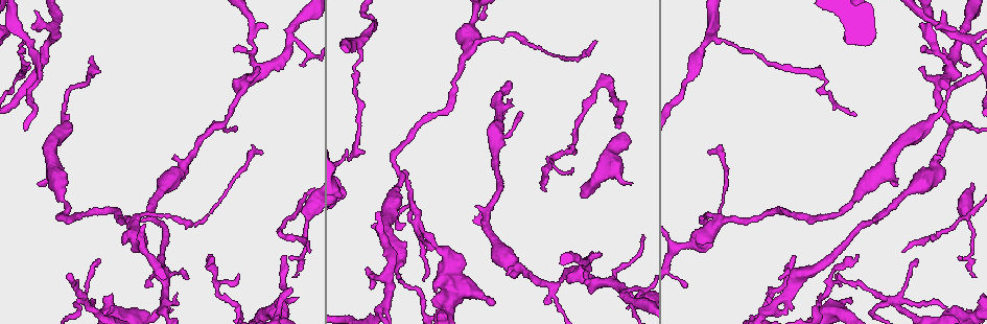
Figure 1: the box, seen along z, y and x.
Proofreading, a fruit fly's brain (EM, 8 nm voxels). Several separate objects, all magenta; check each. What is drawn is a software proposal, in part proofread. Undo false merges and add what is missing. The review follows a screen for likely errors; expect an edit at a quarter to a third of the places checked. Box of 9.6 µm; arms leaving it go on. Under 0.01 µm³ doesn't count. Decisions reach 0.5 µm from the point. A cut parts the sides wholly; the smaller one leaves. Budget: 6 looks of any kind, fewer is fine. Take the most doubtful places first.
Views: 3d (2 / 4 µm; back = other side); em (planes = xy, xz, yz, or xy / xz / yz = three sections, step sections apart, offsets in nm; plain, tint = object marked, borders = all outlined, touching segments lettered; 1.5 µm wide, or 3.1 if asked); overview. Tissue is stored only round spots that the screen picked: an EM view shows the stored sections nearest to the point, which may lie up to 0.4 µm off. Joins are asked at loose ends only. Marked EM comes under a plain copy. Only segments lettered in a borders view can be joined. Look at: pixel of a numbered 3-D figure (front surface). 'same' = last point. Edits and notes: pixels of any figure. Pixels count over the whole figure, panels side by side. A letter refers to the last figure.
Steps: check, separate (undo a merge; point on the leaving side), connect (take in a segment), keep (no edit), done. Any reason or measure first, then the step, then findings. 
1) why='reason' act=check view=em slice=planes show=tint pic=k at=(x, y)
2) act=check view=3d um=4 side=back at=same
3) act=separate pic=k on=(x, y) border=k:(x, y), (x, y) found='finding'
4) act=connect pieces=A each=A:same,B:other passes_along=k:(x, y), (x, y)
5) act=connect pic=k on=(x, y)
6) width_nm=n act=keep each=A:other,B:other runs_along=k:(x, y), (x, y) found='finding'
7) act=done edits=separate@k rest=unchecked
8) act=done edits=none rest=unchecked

why='an open end' act=check view=3d um=4 pic=1 at=(856, 255)

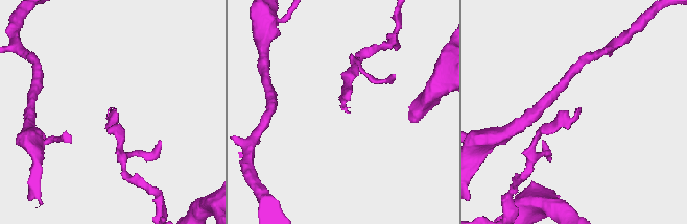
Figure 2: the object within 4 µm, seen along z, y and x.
act=check view=em slice=planes show=borders pic=2 at=(577, 108)

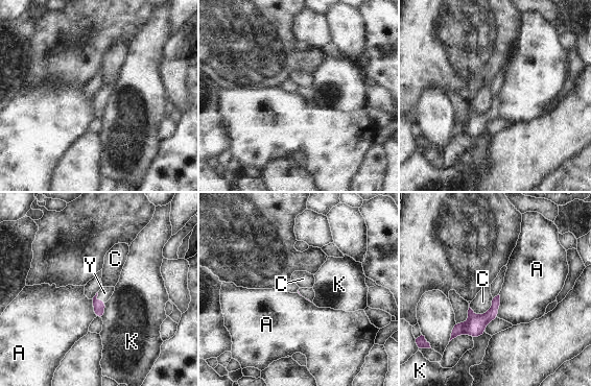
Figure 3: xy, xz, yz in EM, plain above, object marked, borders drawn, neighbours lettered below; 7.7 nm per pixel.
act=connect pieces=Y each=A:other,C:other,K:other,Y:same found='the cell continues'

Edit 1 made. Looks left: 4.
why='four or more arms meet' act=check view=em slice=planes show=borders pic=1 at=(82, 301)

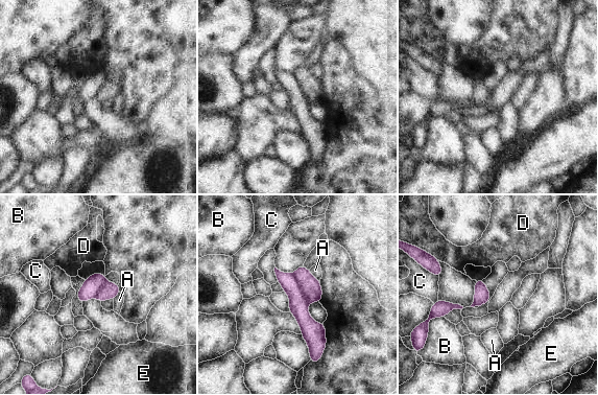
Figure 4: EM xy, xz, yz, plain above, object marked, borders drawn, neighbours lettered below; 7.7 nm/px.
act=keep each=A:other,B:other,C:other,D:other,E:other border=4:(309, 270), (319, 281) found='all the same cell'

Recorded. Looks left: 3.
why='three arms meet' act=check view=3d um=4 pic=1 at=(555, 284)

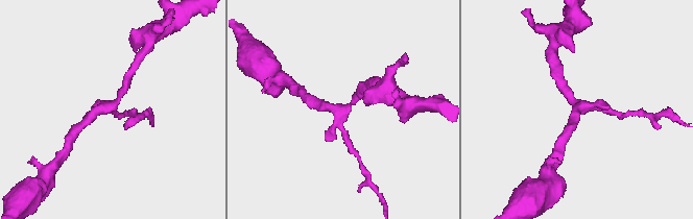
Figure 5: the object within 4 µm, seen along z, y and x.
arms=3 act=check view=em slice=planes show=tint pic=5 at=(577, 105)

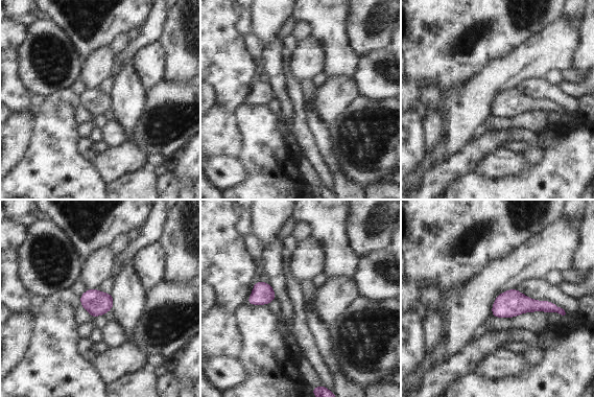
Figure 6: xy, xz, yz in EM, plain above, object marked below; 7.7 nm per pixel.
why='see the neighbours' act=check view=em slice=planes show=borders at=same

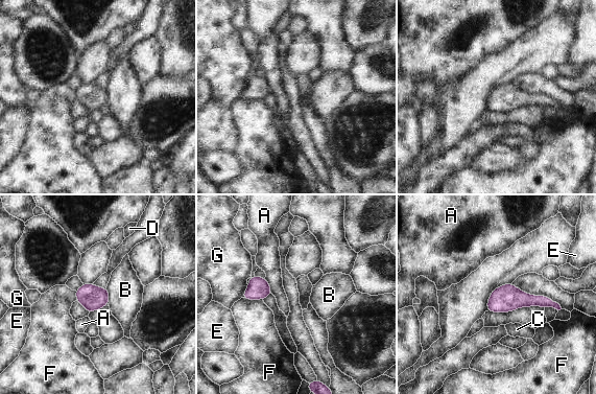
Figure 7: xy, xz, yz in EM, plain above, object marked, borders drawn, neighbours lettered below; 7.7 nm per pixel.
act=keep each=A:other,B:other,C:other,D:other,E:other,F:other,G:other border=7:(265, 277), (272, 294) found='one cell here'

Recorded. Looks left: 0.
act=done edits=connect@3 rest=unchecked

